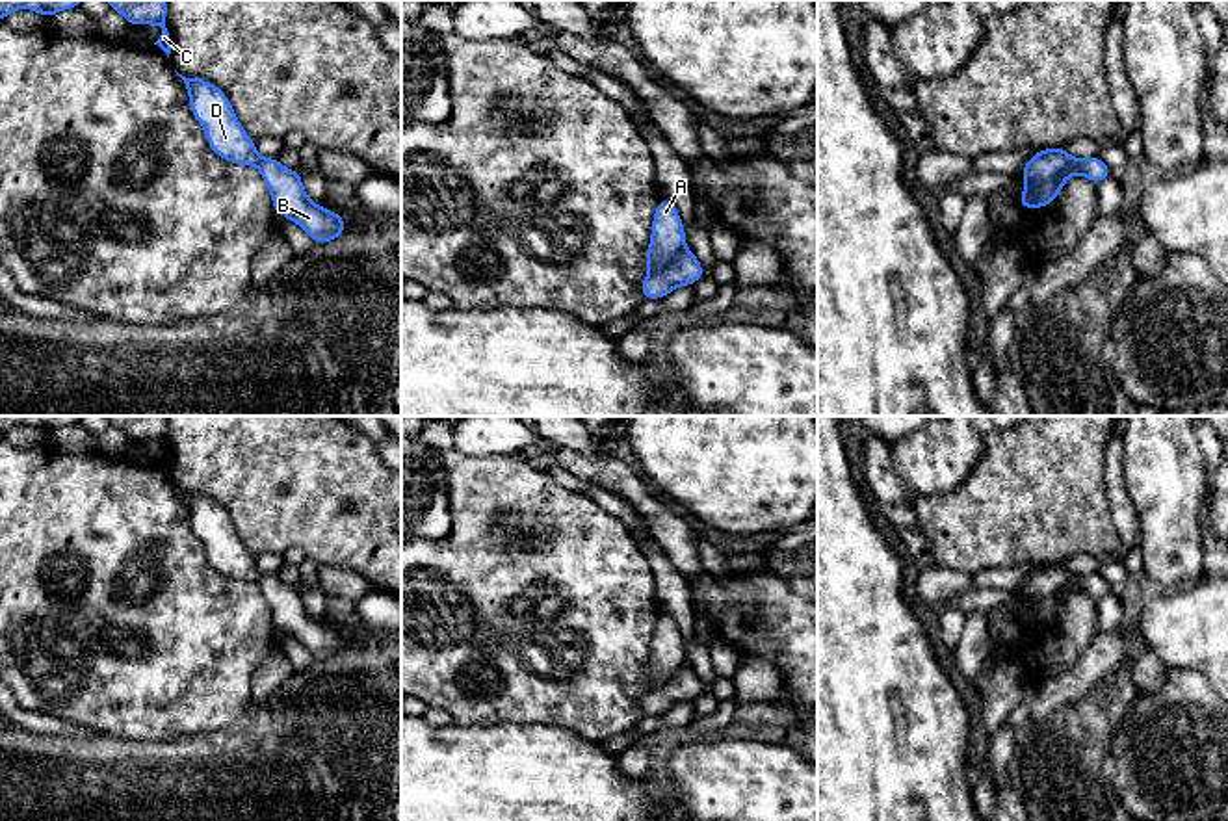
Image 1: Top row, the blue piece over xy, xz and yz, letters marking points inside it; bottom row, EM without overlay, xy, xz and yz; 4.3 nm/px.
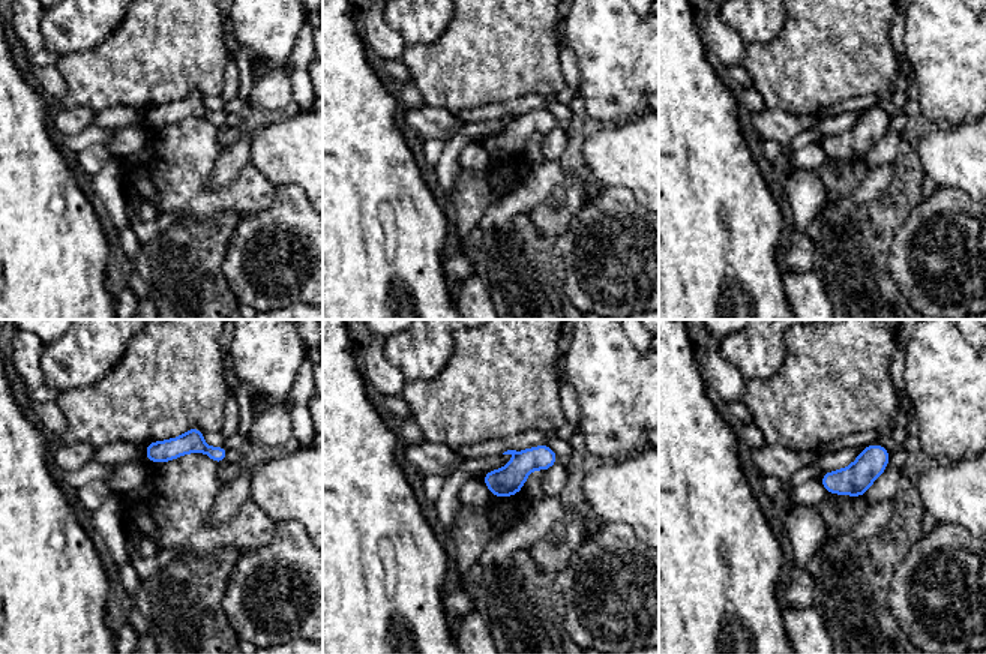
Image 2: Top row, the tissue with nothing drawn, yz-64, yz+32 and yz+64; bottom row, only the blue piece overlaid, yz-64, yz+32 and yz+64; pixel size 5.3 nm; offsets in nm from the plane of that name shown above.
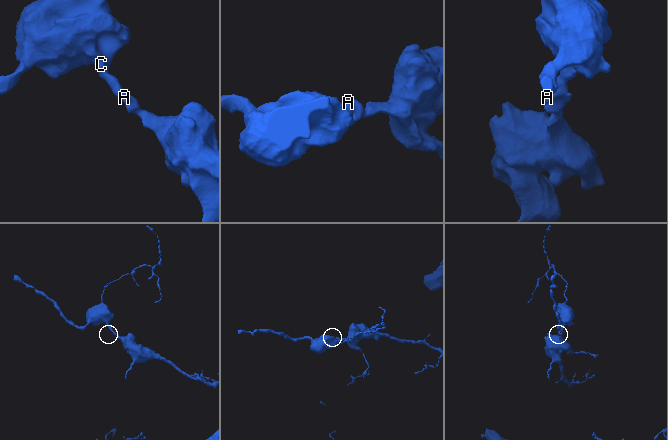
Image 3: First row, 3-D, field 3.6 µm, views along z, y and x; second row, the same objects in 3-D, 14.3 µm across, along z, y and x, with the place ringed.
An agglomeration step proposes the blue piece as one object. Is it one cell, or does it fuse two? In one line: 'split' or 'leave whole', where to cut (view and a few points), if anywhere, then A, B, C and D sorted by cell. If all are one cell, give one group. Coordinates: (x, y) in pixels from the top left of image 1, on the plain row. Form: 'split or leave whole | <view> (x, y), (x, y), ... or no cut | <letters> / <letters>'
split | yz (1076, 574), (1048, 597), (1030, 600) | A C D / B

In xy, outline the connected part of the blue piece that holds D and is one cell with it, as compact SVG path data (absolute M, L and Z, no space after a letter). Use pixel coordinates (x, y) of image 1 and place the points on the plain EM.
M178 490L189 511L189 526L204 544L210 565L223 576L238 581L258 581L262 576L255 557L245 550L229 513L202 494Z

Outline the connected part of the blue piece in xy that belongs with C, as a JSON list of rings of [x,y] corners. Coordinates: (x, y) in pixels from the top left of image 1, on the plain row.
[[[106,416],[106,418],[110,425],[121,429],[132,440],[132,444],[143,440],[158,440],[162,444],[162,451],[154,461],[158,461],[169,474],[171,459],[169,448],[165,444],[167,435],[165,416]]]

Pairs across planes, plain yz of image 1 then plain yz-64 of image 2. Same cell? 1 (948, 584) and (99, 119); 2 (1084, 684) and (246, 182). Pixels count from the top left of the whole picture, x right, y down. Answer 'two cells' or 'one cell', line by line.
1: two cells
2: two cells

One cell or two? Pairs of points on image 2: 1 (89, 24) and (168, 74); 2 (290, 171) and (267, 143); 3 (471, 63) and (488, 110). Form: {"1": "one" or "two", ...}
{"1": "two", "2": "one", "3": "two"}

